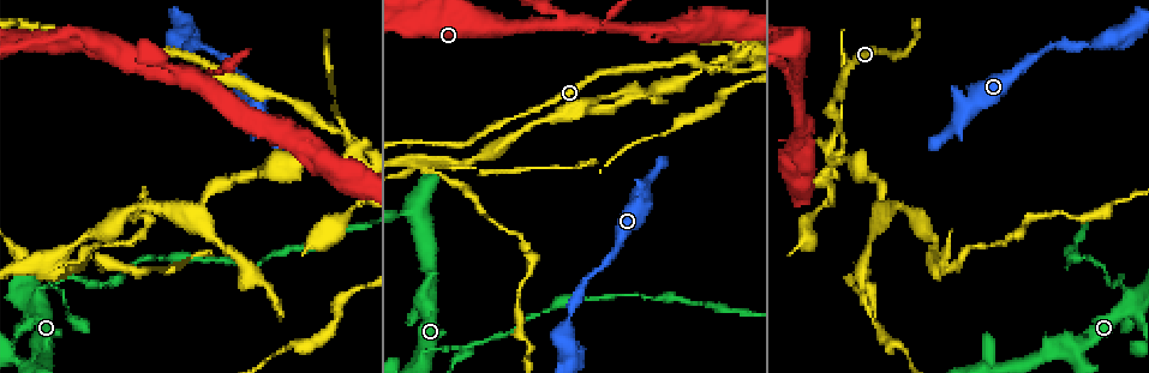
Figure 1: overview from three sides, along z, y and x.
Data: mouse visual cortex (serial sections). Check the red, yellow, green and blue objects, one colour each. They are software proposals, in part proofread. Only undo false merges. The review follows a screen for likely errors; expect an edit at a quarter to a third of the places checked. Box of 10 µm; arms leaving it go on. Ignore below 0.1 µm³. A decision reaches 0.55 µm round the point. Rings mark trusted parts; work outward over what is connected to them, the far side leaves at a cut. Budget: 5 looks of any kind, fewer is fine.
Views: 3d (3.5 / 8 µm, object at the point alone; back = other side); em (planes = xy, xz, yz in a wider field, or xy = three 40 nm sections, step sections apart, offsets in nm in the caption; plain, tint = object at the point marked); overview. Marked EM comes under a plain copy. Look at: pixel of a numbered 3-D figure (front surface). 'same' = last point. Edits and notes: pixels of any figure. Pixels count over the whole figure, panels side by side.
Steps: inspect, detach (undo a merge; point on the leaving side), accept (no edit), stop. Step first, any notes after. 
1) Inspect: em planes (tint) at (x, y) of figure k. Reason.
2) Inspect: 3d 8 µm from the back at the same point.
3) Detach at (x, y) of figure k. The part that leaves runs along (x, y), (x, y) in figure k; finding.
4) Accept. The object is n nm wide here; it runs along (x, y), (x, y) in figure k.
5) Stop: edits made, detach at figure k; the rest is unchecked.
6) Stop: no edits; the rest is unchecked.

Inspect: 3d 3.5 µm at (1121, 284) of figure 1.

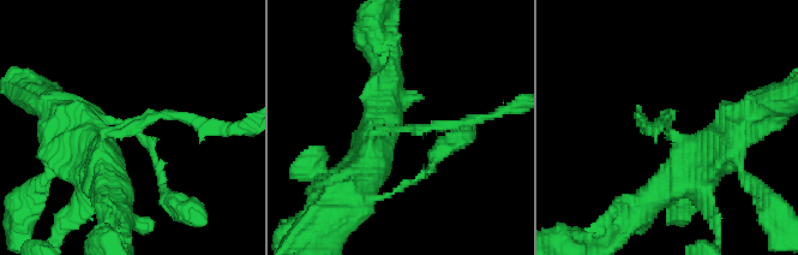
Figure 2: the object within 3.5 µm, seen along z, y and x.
Inspect: em planes (tint) at (110, 134) of figure 2. 4 arms meet here; the arms are 100, 250, 450, 500 nm wide; now the EM.

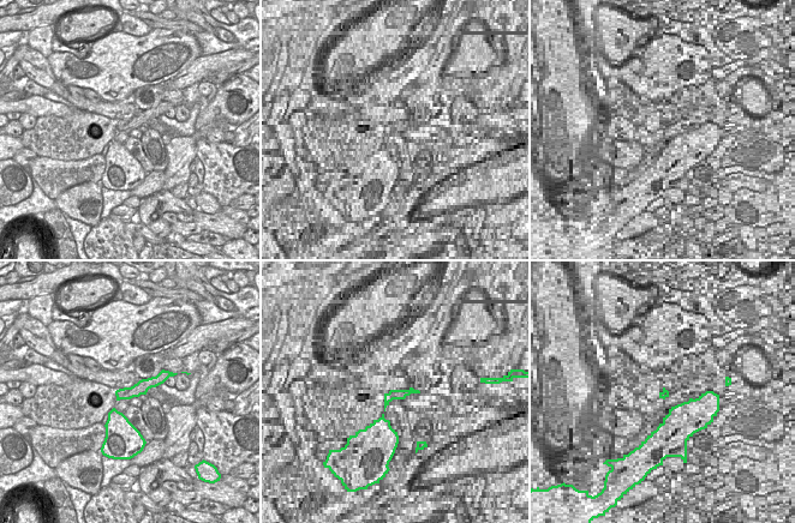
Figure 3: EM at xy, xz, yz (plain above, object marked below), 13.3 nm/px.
Detach at (151, 113) of figure 2. The part that leaves runs along (113, 134), (161, 112), (220, 126) in figure 2; a second cell is stuck on.

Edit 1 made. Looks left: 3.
Inspect: overview. Redraw.

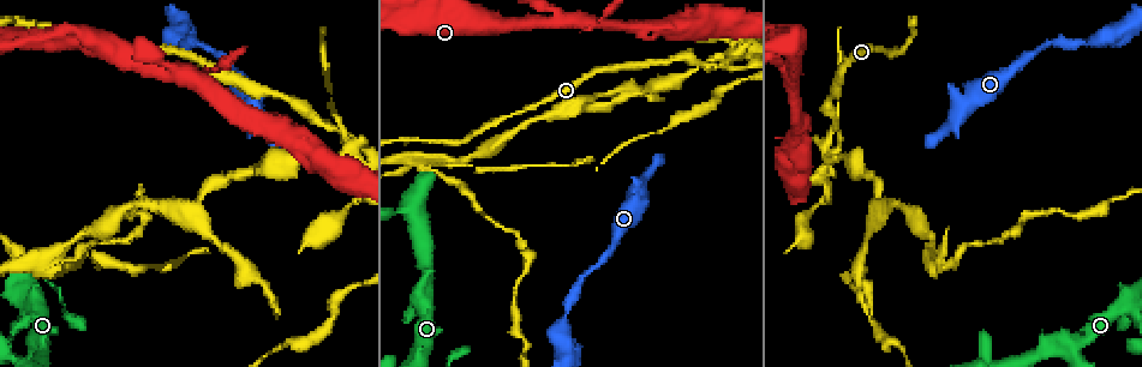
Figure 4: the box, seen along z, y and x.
Inspect: 3d 8 µm from the back at (732, 54) of figure 4. Sharp bend.

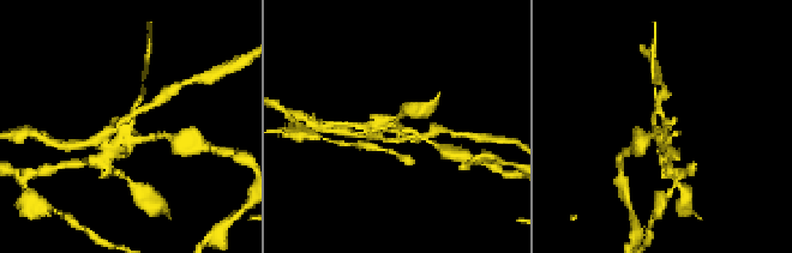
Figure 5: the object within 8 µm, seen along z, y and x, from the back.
Inspect: em planes (tint) at the same point. Need the tissue.

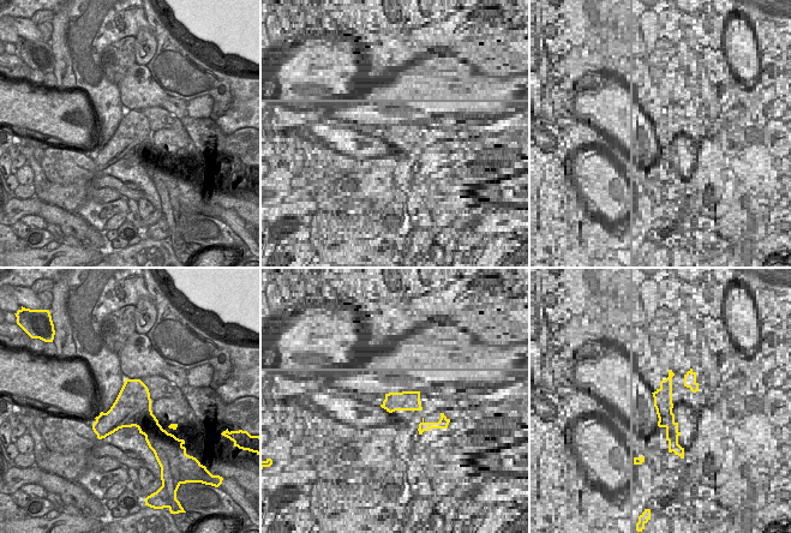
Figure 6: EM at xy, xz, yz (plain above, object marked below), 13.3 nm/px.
Detach at (389, 121) of figure 5. A second cell is stuck on.

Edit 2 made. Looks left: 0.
Stop: edits made, detach at figure 2, detach at figure 5; the rest is unchecked.

